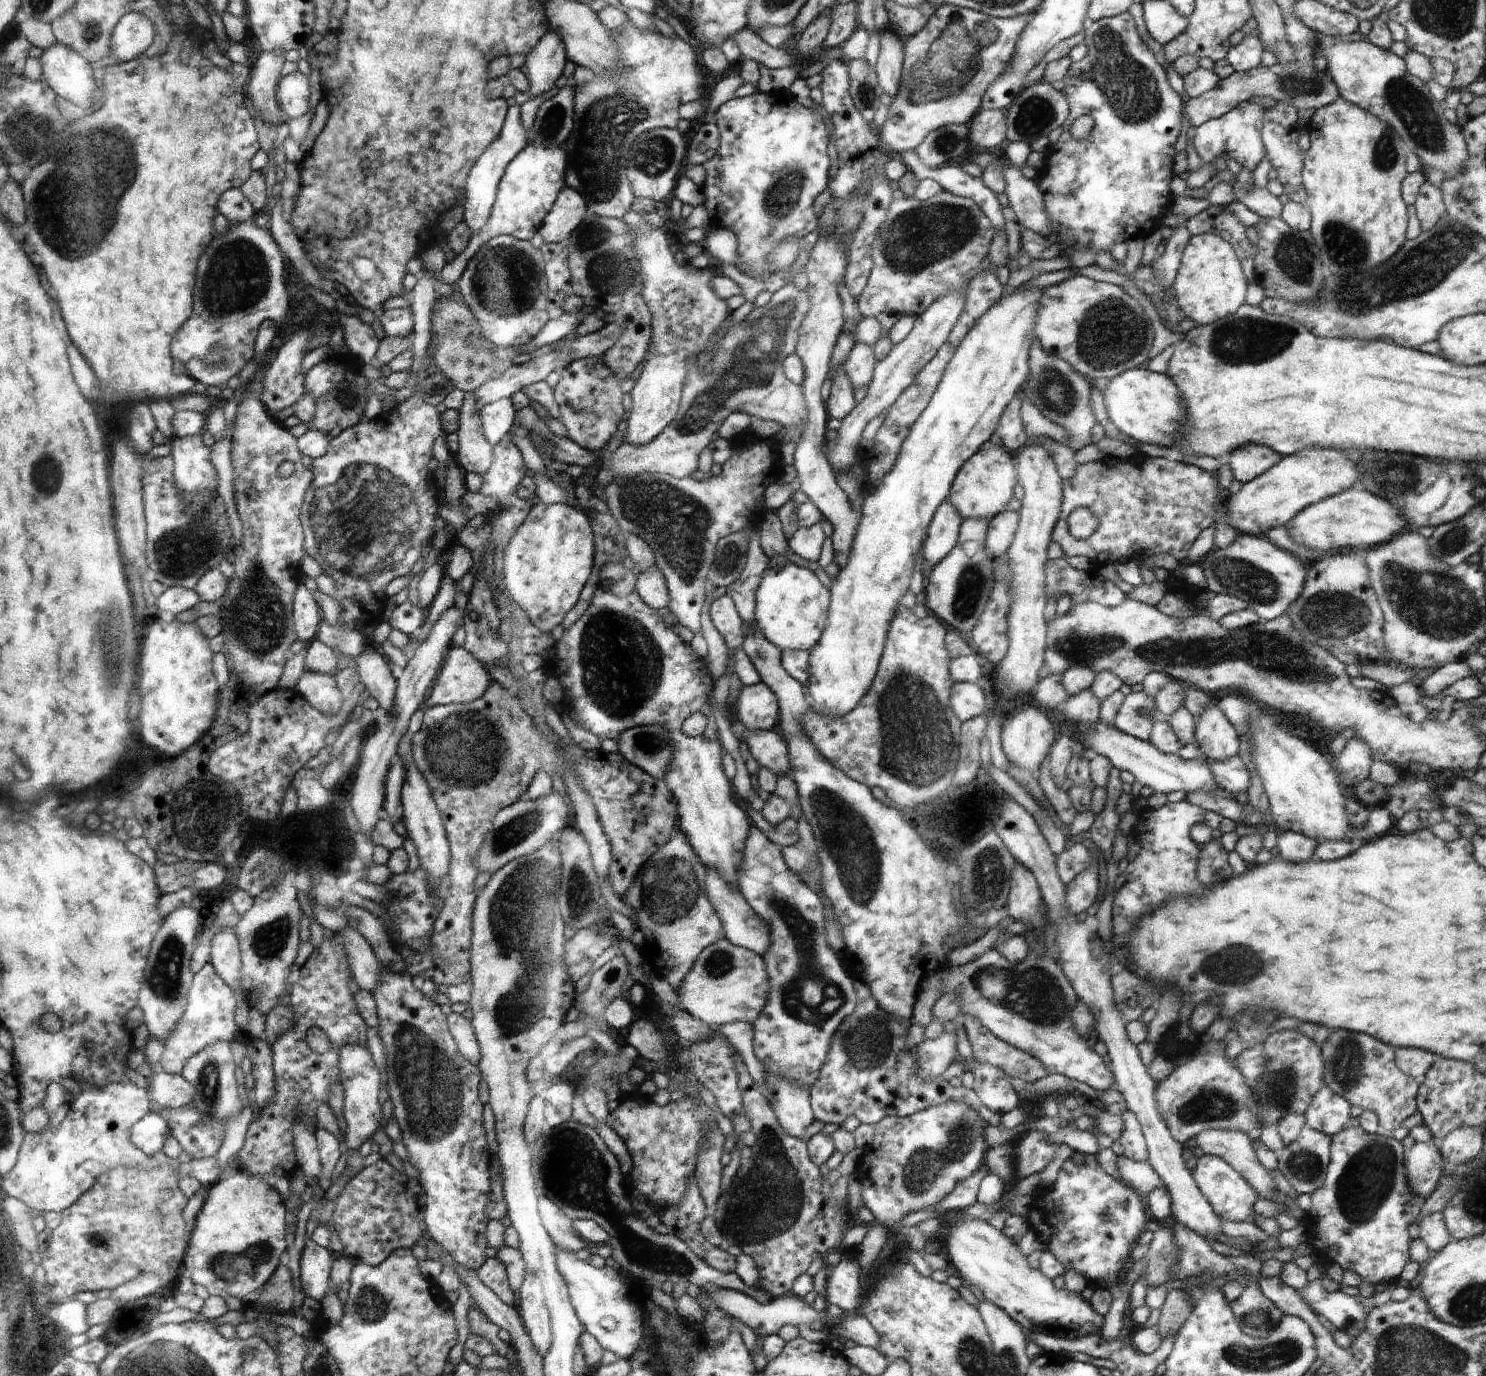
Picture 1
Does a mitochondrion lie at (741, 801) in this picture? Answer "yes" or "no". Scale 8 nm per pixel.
no

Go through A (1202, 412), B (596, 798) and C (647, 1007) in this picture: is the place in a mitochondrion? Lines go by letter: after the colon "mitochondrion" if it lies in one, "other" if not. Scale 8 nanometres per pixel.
A: other
B: other
C: other

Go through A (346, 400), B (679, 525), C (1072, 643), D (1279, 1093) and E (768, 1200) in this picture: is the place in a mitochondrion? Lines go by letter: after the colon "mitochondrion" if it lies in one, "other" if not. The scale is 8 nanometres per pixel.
A: mitochondrion
B: mitochondrion
C: mitochondrion
D: mitochondrion
E: mitochondrion

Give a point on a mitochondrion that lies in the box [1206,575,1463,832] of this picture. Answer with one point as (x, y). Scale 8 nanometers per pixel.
(1335, 612)

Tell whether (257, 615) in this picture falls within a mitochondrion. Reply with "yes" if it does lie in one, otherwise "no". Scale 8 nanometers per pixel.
yes

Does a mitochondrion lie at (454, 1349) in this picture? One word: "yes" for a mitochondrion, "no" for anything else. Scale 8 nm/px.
no

